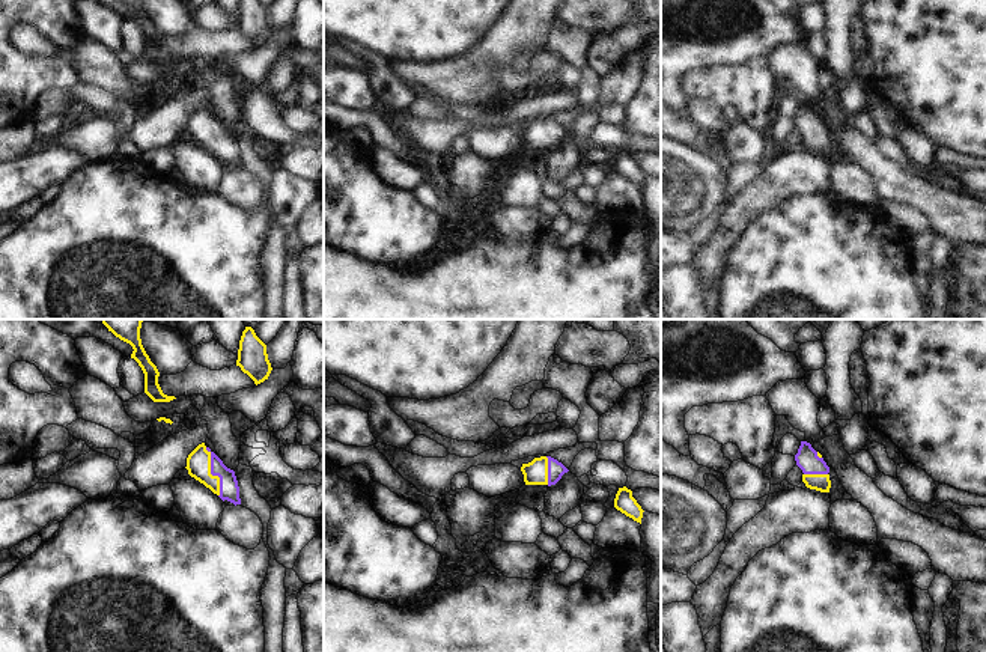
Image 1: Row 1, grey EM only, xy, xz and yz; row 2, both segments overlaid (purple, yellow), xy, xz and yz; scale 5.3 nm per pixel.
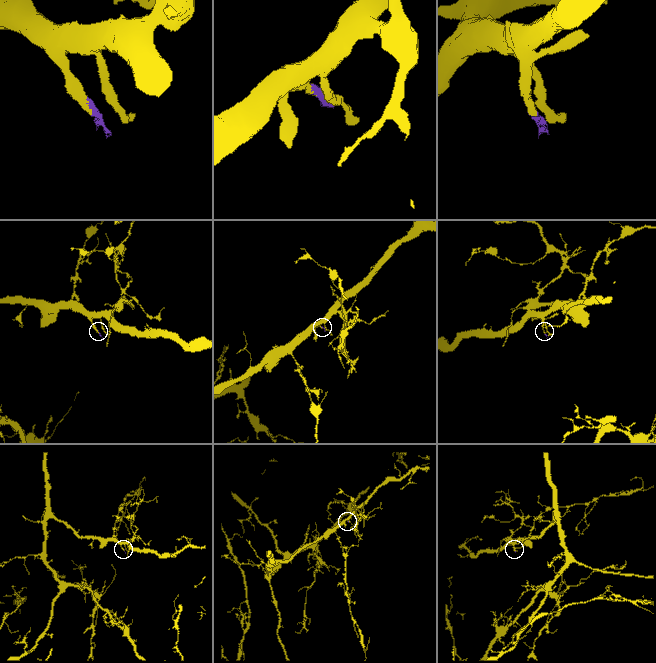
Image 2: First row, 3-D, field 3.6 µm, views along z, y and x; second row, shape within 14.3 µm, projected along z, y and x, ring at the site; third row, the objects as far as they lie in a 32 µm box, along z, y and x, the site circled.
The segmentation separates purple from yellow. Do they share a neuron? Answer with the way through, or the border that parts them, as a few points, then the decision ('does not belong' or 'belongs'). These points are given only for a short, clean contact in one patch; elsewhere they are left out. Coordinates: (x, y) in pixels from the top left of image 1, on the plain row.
way xy (229, 152), (211, 136), (199, 124); belongs

